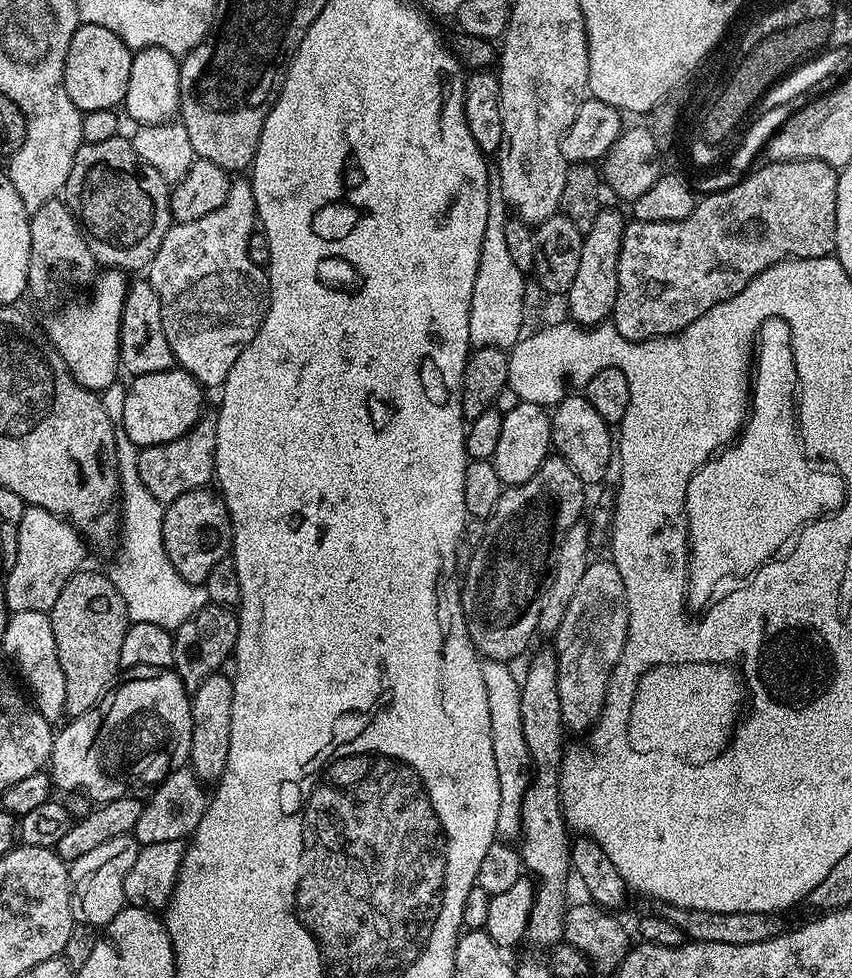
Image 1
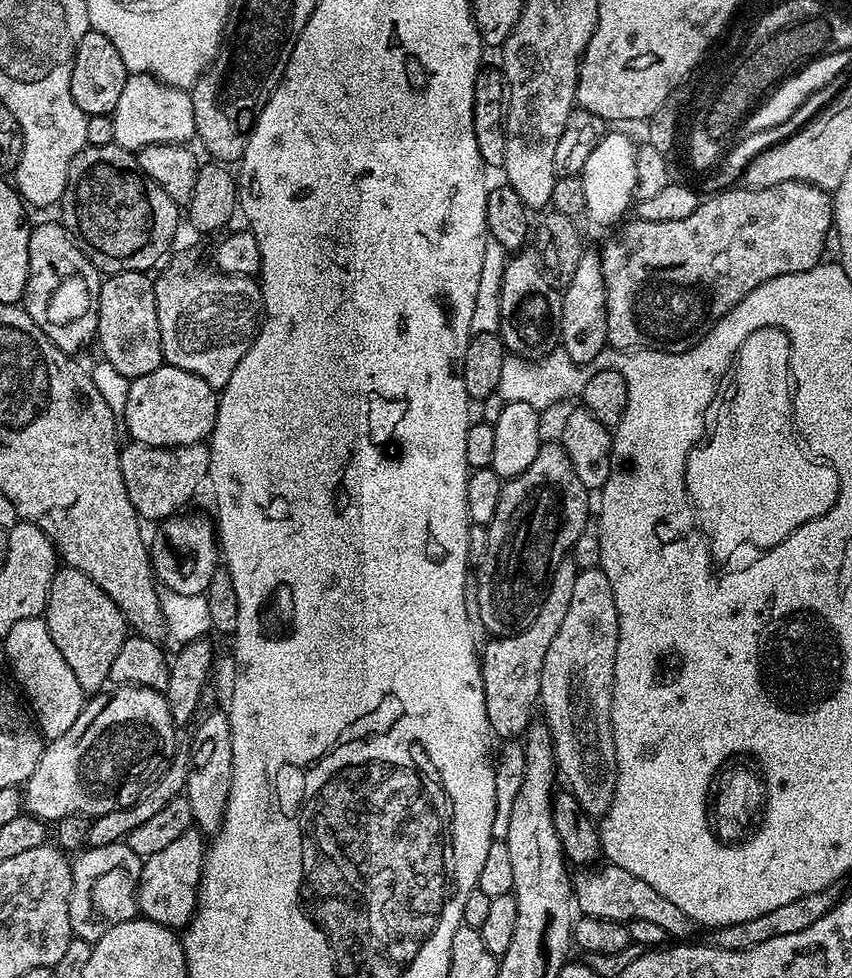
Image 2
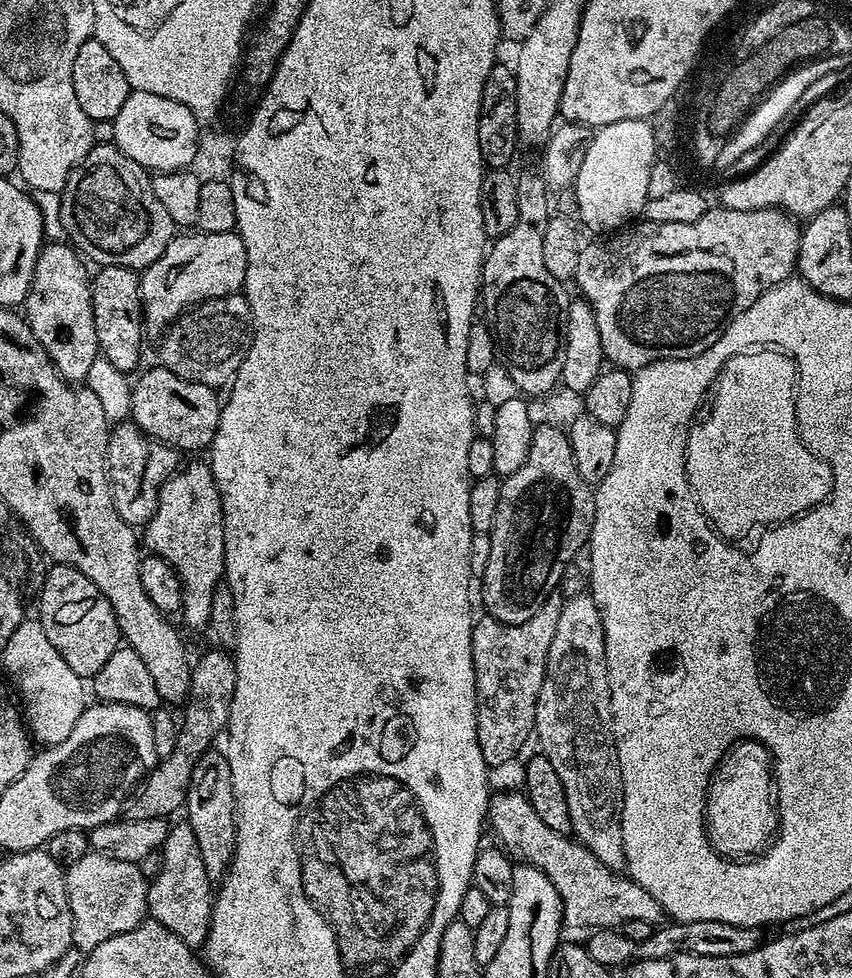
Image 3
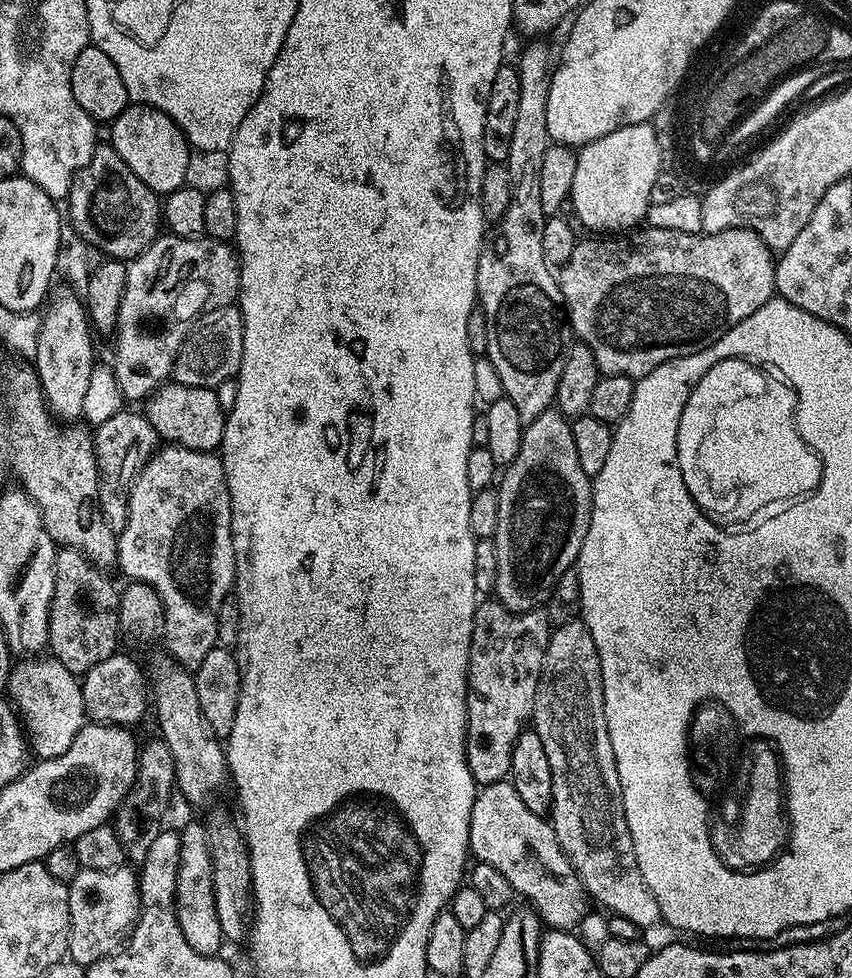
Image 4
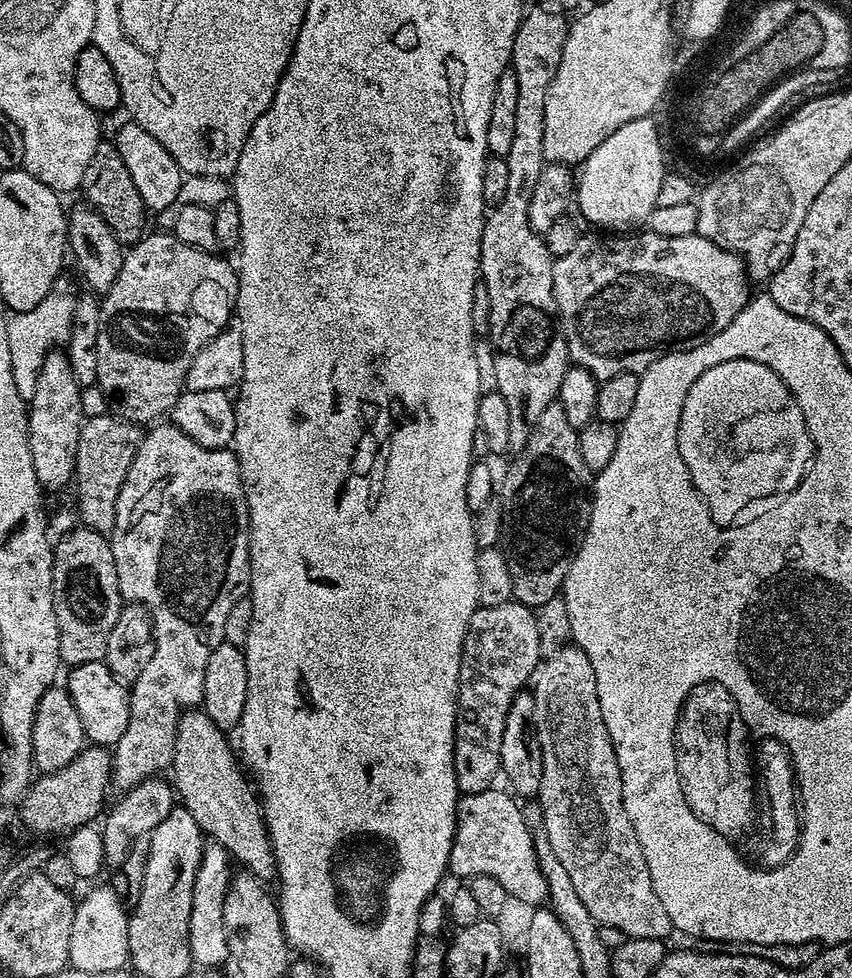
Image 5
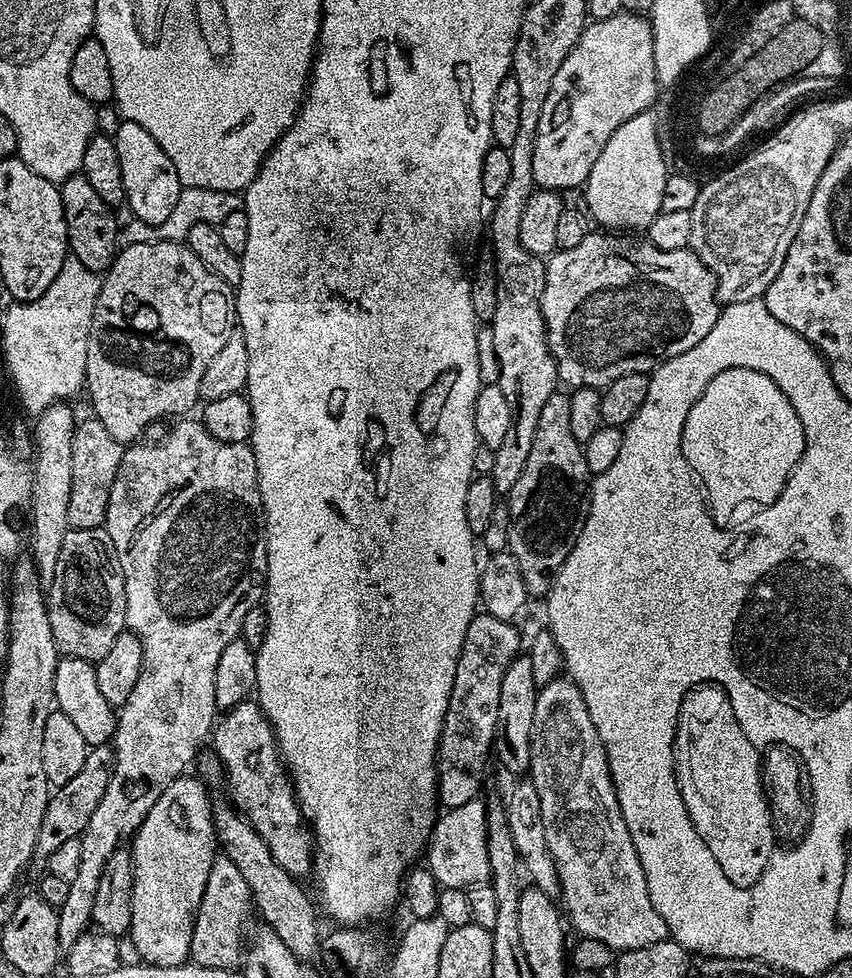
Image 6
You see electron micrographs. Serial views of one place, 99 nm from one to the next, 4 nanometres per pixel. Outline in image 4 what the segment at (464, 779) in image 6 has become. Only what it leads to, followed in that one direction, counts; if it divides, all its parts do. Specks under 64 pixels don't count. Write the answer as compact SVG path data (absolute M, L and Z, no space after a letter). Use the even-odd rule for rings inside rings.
M495 598L477 603L468 651L468 725L464 743L470 774L477 785L493 784L508 776L514 742L532 718L549 635L547 611L512 612Z

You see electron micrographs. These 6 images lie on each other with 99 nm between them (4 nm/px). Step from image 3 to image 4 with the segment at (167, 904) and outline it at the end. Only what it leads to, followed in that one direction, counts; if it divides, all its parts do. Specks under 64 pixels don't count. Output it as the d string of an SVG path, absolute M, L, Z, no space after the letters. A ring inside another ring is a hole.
M203 823L188 824L185 828L179 829L180 834L180 857L178 858L178 878L176 879L176 917L178 926L182 926L182 934L186 937L186 942L198 954L203 956L217 955L220 947L226 944L222 934L222 926L218 926L218 914L214 910L214 874L212 873L212 863L210 862L210 850L208 849L208 830Z

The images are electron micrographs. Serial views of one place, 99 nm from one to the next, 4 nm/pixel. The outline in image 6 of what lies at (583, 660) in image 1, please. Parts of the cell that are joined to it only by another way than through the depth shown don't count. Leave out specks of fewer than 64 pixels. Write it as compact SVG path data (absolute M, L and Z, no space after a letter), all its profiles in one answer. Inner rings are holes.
M558 678L543 685L536 693L530 778L538 790L538 799L542 801L546 846L550 846L550 854L558 870L559 899L567 923L571 927L573 924L581 937L598 939L616 954L669 939L662 914L658 914L658 910L654 910L654 902L650 902L646 874L642 870L638 850L634 850L634 838L630 838L630 830L626 830L626 818L622 818L622 810L618 806L604 743L602 738L598 738L598 730L594 730L594 721L590 719L582 690L570 678Z

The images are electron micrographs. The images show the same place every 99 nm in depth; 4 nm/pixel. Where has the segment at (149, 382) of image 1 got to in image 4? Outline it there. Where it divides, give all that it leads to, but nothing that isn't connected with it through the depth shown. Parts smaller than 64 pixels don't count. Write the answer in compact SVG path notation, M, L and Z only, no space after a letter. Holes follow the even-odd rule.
M170 382L161 385L149 397L146 415L163 441L177 447L196 449L199 452L215 451L224 440L227 420L225 407L221 406L217 395L219 393L215 389Z

